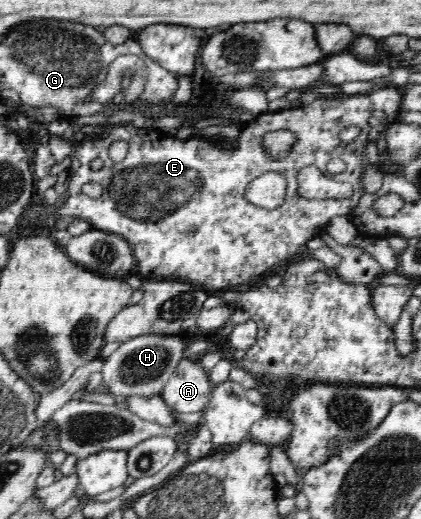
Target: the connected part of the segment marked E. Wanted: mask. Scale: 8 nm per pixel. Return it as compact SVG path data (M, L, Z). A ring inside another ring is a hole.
M365 94L338 96L327 98L319 96L309 105L301 108L293 106L280 112L265 112L242 125L238 141L239 145L232 151L221 149L218 144L205 143L199 137L188 137L186 140L163 135L163 133L148 128L135 128L133 125L116 125L107 131L104 138L89 140L79 137L75 144L73 156L79 160L79 168L69 171L69 185L63 197L59 197L52 207L39 196L37 201L26 207L20 217L21 227L33 227L41 223L41 217L50 215L55 221L63 221L67 217L75 217L89 222L93 229L111 233L122 237L133 250L136 259L135 272L145 282L148 281L178 281L188 282L210 292L231 285L241 285L251 281L253 277L269 271L273 265L285 261L290 255L295 255L302 245L310 239L321 237L327 231L330 221L337 216L352 216L353 209L362 199L364 186L362 176L366 164L365 147L369 139L371 124L369 119L373 115L374 105ZM349 125L361 127L360 134L351 142L345 143L339 138L339 132ZM288 129L298 134L298 138L291 146L291 151L285 159L276 161L270 159L263 148L263 133ZM123 139L127 141L129 153L123 161L115 162L109 157L112 143ZM337 158L345 162L346 169L333 175L335 181L350 183L352 194L341 200L327 198L324 200L308 200L297 192L297 173L302 166L318 166L324 168L331 159ZM101 159L103 167L93 170L89 162ZM265 171L279 171L286 177L287 187L285 201L274 210L268 210L253 205L244 196L244 189L250 181L257 179ZM85 183L100 183L104 189L103 195L97 198L87 196L81 190Z

